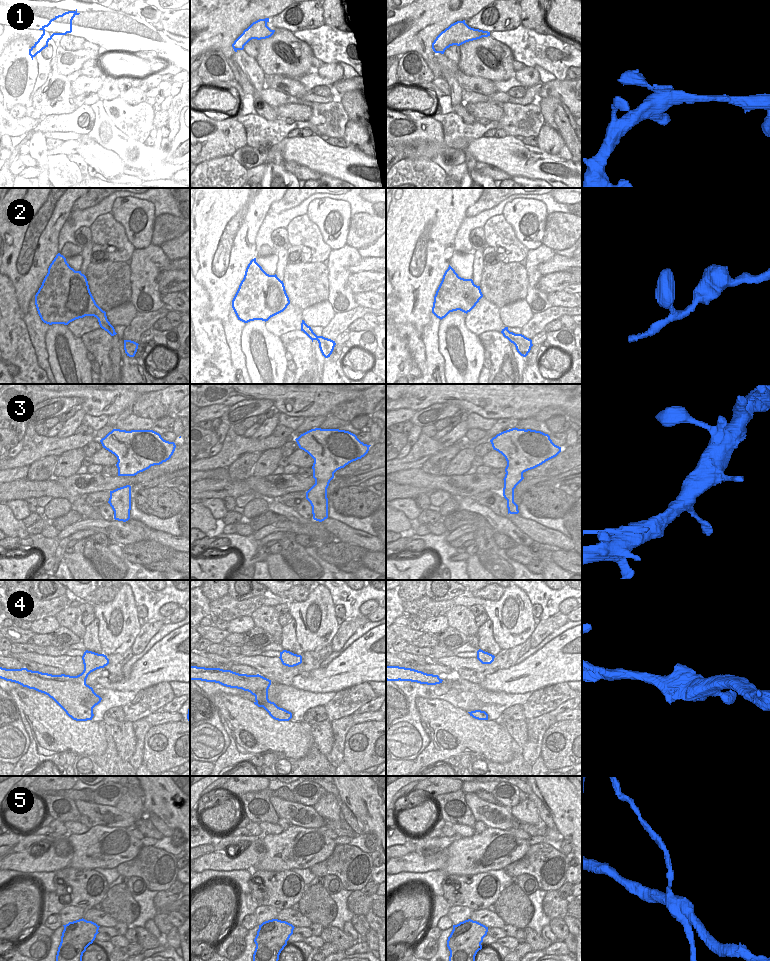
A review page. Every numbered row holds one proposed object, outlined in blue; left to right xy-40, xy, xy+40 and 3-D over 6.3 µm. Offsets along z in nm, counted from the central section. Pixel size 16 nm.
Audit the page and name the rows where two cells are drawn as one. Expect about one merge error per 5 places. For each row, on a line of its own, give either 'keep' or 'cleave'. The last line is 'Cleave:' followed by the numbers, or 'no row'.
1: keep
2: keep
3: keep
4: keep
5: cleave
Cleave: 5

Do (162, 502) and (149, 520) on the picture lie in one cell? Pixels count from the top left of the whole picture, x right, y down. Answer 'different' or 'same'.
different

